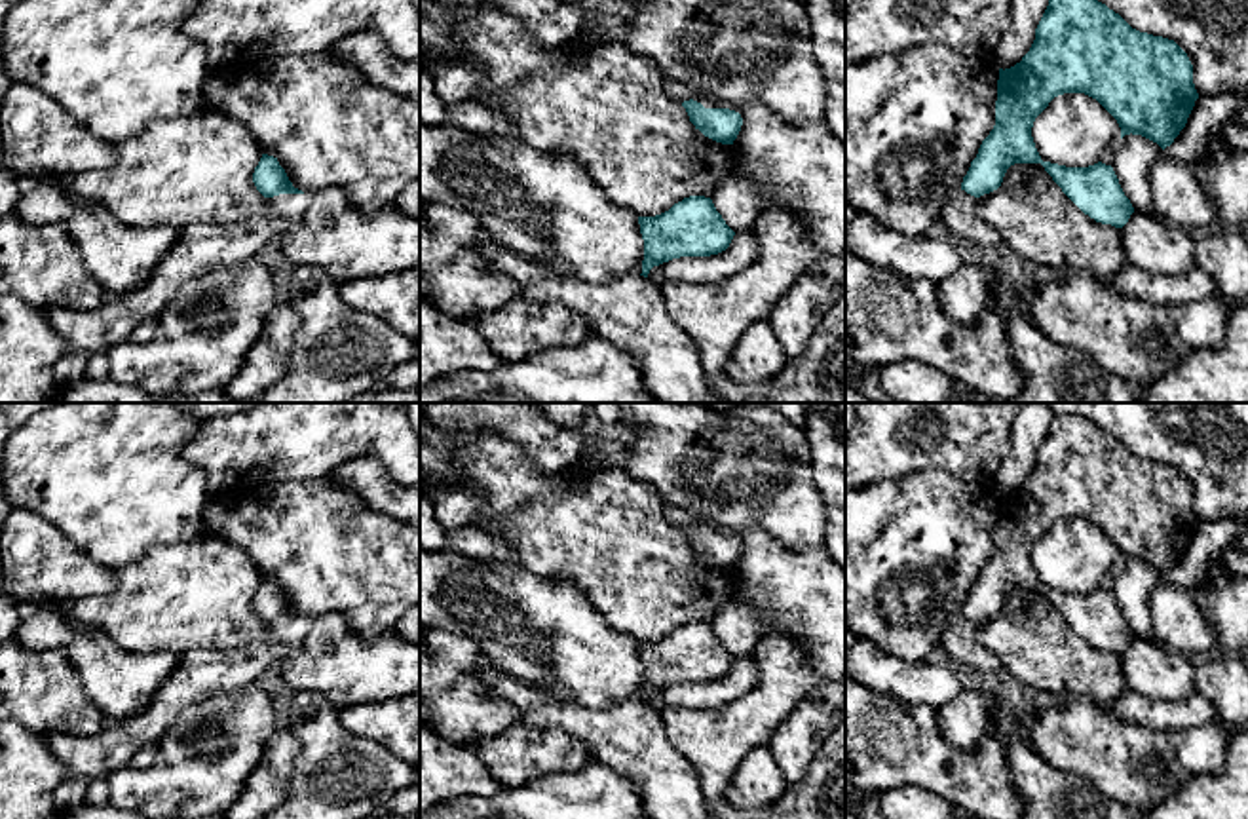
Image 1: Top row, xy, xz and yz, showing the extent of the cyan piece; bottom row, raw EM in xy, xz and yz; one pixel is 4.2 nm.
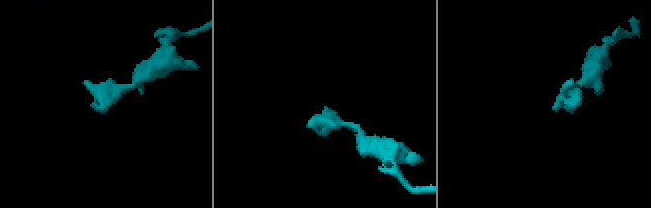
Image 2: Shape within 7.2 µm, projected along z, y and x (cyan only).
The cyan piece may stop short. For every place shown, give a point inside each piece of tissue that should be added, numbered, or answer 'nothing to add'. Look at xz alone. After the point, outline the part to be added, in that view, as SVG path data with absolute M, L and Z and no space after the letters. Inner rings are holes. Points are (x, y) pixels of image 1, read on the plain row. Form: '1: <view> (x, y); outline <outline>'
1: xz (680, 517); outline M665 505L665 517L669 519L671 524L678 528L693 524L701 528L705 534L728 534L724 528L714 526L709 521L699 519L697 515L682 507Z

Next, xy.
1: xy (200, 673); outline M308 619L266 623L266 638L234 650L188 650L150 705L93 735L46 733L47 749L65 764L66 777L53 792L61 815L87 806L87 790L127 768L135 752L156 745L177 716L209 695L237 690L275 671L300 646Z

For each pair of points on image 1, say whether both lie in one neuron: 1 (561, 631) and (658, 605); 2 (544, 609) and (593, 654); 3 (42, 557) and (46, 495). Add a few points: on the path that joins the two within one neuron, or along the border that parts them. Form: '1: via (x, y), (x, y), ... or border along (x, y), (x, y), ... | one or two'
1: border along (576, 586), (612, 628), (637, 643) | two
2: via (555, 620), (582, 647) | one
3: border along (19, 508), (42, 515), (78, 546) | two

